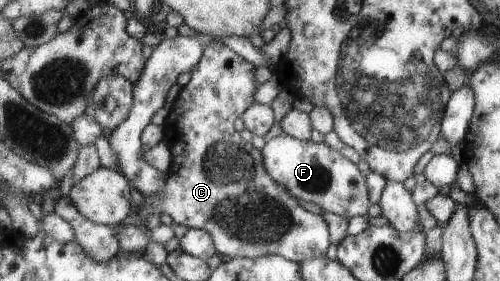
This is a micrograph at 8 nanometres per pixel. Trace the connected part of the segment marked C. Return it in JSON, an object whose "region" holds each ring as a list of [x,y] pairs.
{"region":[[[213,39],[206,45],[202,60],[192,69],[190,81],[181,89],[182,94],[174,109],[170,110],[164,126],[165,140],[171,152],[166,187],[154,197],[144,196],[142,209],[132,211],[122,221],[122,225],[145,228],[144,221],[150,215],[168,215],[177,225],[208,231],[214,239],[217,254],[224,259],[257,259],[266,255],[280,255],[302,264],[310,259],[326,257],[326,251],[330,247],[328,223],[320,215],[310,213],[302,205],[298,205],[298,199],[282,183],[270,176],[265,169],[262,151],[244,141],[234,125],[236,119],[242,118],[256,103],[256,89],[262,83],[256,82],[254,71],[256,66],[242,59],[220,39]]]}

